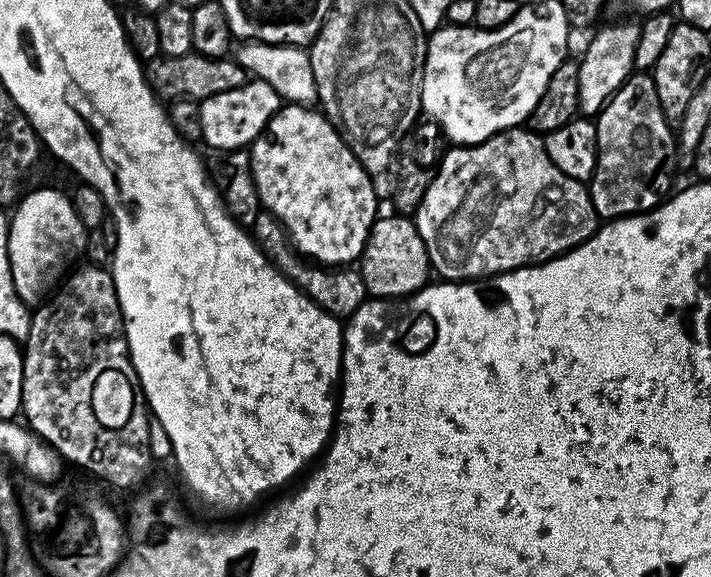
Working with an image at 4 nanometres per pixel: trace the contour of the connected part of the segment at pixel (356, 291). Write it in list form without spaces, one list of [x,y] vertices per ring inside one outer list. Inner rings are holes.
[[[262,210],[258,218],[250,225],[250,235],[255,240],[260,252],[299,292],[304,292],[324,312],[337,318],[353,316],[369,299],[362,274],[352,266],[321,266],[309,262],[301,253],[296,251],[288,231],[284,229],[278,217],[273,212]]]

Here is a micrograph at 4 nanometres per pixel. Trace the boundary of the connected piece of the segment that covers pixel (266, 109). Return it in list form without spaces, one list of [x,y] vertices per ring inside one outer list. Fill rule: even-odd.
[[[249,79],[248,83],[234,90],[222,90],[210,98],[199,101],[200,136],[209,145],[209,149],[221,152],[235,148],[247,149],[264,132],[264,127],[280,111],[280,95],[264,80]]]

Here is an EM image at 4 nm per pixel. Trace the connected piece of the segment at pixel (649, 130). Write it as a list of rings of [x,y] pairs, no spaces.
[[[636,72],[629,76],[626,83],[605,102],[604,109],[595,117],[594,123],[596,171],[592,173],[590,191],[597,217],[601,221],[611,222],[652,211],[669,195],[672,172],[677,171],[674,128],[662,114],[662,106],[658,102],[658,86],[654,86],[654,78],[648,72]]]

